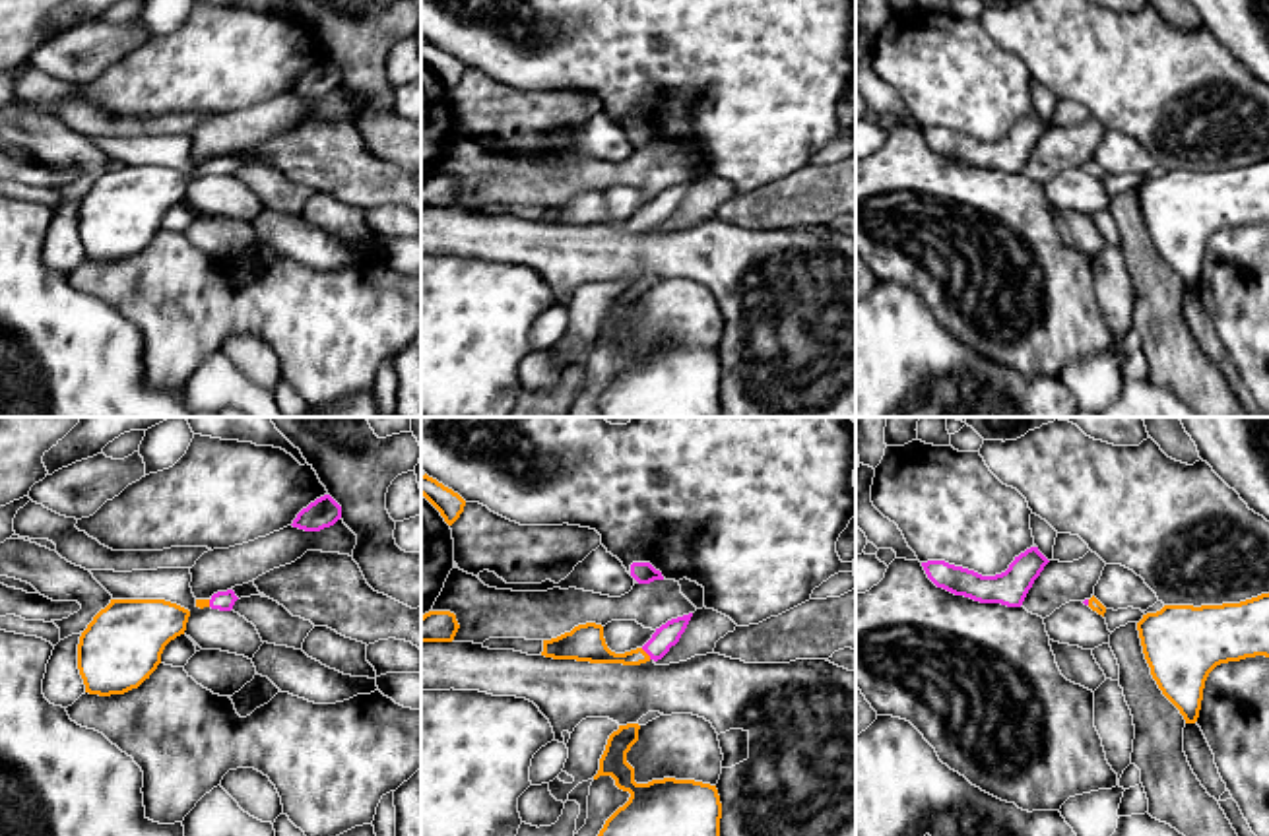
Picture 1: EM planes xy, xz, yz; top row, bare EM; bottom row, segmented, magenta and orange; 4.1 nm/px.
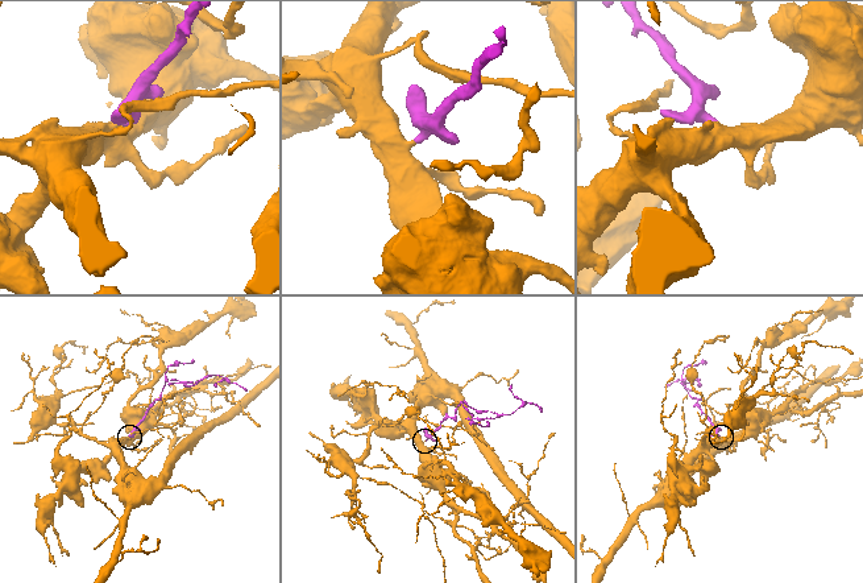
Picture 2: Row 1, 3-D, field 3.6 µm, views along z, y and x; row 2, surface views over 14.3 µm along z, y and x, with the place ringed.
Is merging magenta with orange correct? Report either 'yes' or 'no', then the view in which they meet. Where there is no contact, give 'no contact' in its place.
yes | xz

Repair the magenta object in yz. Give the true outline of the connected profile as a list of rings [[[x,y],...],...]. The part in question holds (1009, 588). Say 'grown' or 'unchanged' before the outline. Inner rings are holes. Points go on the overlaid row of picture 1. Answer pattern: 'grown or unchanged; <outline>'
unchanged; [[[1030,547],[1015,557],[1005,572],[995,576],[982,576],[945,561],[927,561],[922,563],[922,566],[937,588],[955,595],[964,595],[980,603],[1021,607],[1034,580],[1048,563],[1050,561],[1038,551],[1038,547]]]

